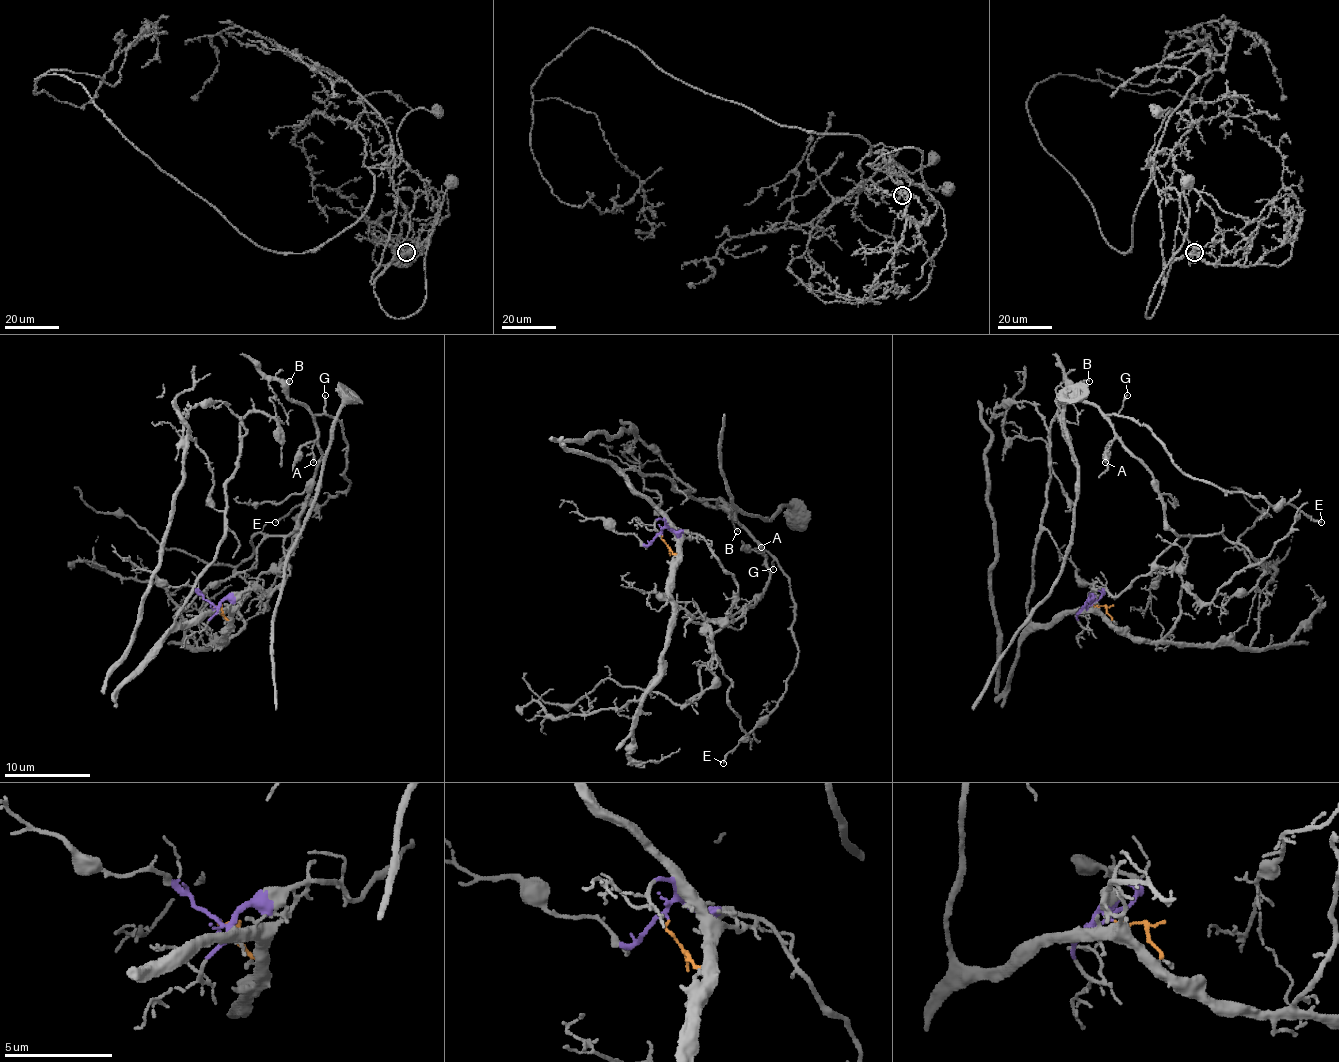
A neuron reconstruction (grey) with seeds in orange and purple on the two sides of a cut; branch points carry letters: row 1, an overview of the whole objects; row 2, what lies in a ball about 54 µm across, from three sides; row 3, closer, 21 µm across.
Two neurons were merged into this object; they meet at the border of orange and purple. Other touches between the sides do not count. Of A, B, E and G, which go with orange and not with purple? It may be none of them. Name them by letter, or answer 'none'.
none

